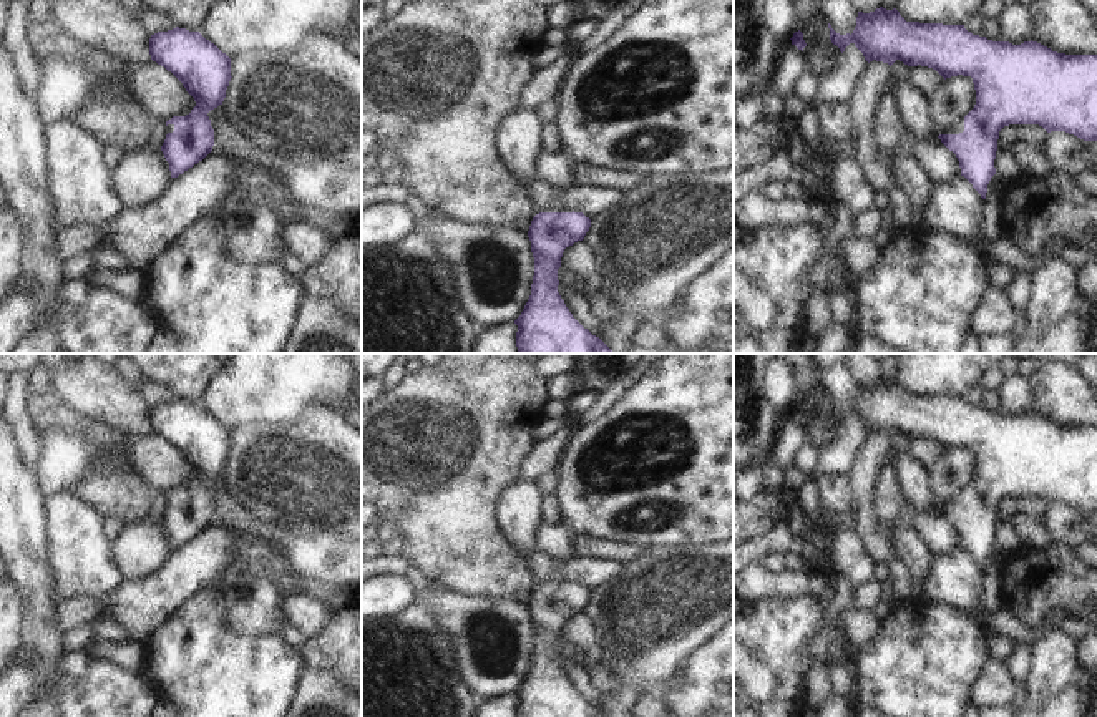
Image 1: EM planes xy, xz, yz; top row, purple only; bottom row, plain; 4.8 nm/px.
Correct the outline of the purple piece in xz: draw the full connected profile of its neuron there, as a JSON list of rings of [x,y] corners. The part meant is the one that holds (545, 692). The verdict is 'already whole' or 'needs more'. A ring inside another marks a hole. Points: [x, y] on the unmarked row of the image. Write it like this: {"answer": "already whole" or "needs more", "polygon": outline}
{"answer": "needs more", "polygon": [[[568,579],[546,581],[533,589],[528,609],[534,647],[531,667],[514,692],[516,717],[606,717],[573,689],[558,664],[563,624],[583,612],[589,599],[589,589]]]}

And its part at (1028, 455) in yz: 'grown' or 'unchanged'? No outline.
grown

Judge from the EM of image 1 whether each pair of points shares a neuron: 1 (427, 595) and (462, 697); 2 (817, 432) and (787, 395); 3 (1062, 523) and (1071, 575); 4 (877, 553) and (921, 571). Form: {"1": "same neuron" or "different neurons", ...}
{"1": "different neurons", "2": "different neurons", "3": "different neurons", "4": "different neurons"}

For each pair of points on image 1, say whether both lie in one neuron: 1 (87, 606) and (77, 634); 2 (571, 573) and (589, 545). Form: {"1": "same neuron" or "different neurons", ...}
{"1": "different neurons", "2": "different neurons"}

